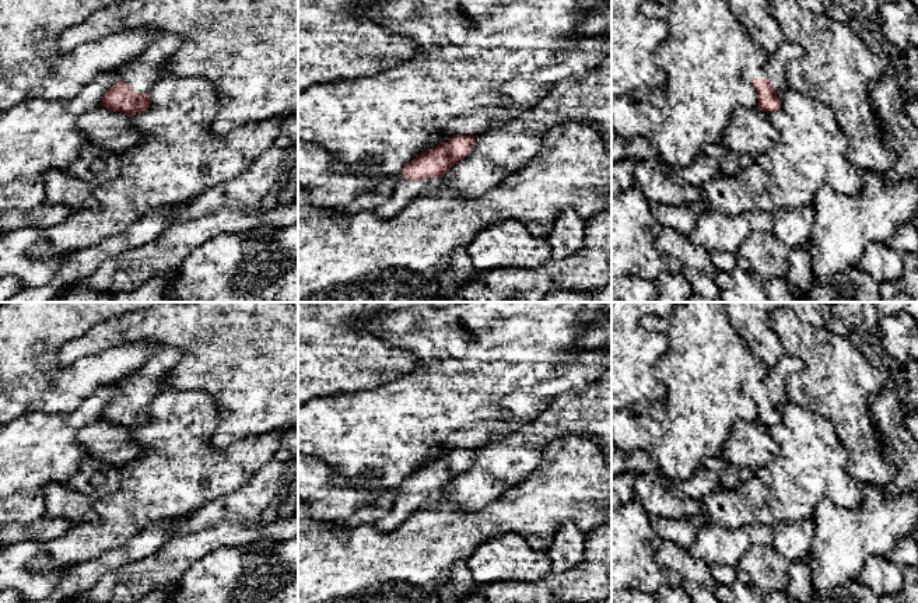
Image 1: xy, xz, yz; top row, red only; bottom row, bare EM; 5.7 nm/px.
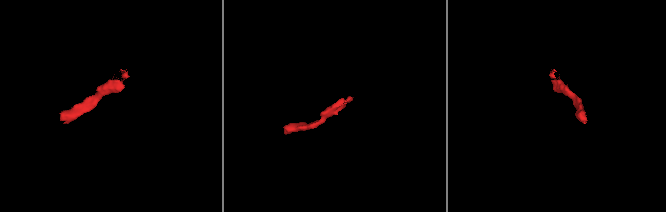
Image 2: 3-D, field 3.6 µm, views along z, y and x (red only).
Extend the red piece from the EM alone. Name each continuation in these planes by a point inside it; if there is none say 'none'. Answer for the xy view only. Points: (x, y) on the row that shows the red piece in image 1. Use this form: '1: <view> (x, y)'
1: xy (143, 72)

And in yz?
1: yz (775, 63)

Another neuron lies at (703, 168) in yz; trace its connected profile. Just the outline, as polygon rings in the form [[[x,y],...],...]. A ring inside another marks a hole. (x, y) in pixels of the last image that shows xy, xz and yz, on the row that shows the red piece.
[[[700,154],[690,165],[682,166],[679,169],[668,166],[668,176],[676,183],[690,183],[697,189],[712,179],[723,175],[718,161],[707,157],[705,154]]]

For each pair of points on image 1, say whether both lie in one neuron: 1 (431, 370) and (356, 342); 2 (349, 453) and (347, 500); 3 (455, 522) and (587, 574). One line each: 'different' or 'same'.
1: different
2: different
3: different

